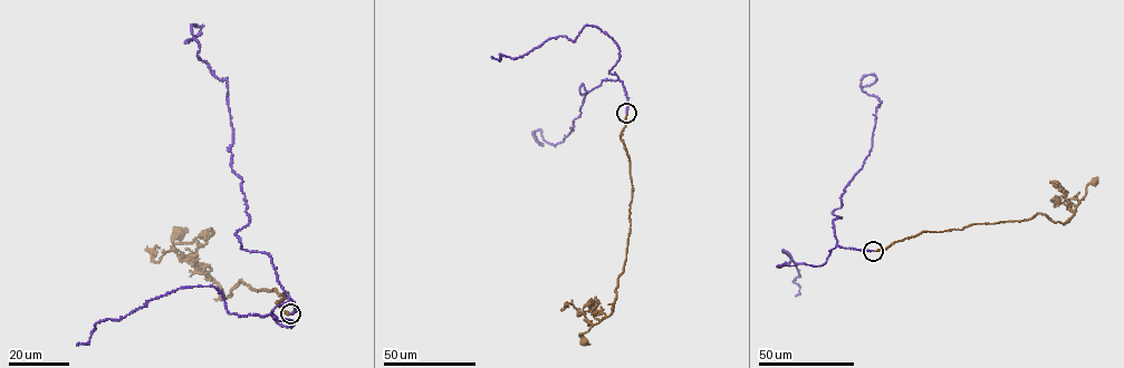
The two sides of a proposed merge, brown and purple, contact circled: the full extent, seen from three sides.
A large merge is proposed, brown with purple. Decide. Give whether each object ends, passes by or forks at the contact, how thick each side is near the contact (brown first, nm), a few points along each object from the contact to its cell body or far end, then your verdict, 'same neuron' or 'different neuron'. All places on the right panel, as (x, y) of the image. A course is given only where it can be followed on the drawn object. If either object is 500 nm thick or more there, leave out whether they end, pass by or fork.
brown ends there; purple ends there; 400 nm thick on the brown side, 240 nm on the other; brown runs (874, 251), (923, 232), (1020, 221), (1038, 213), (1064, 223), (1086, 194), (1086, 186), (1093, 182); purple runs (874, 251), (842, 248), (833, 224), (872, 147), (880, 104), (861, 80), (875, 76), (861, 87); same neuron

